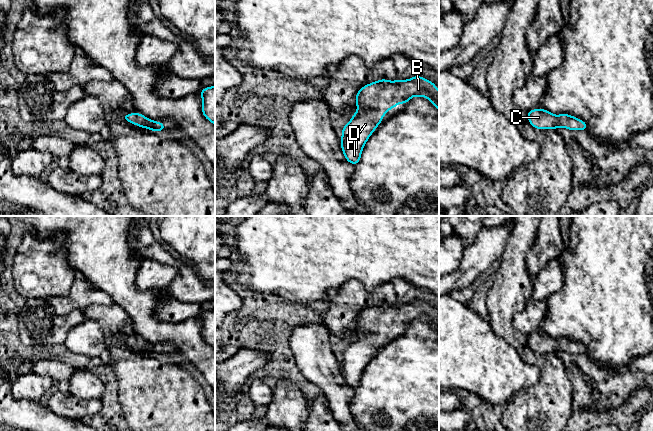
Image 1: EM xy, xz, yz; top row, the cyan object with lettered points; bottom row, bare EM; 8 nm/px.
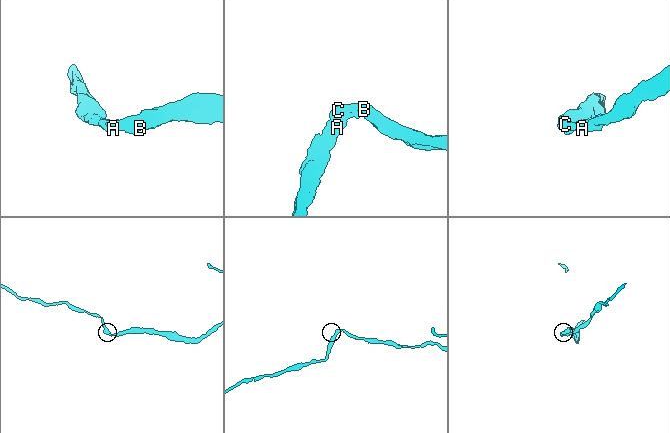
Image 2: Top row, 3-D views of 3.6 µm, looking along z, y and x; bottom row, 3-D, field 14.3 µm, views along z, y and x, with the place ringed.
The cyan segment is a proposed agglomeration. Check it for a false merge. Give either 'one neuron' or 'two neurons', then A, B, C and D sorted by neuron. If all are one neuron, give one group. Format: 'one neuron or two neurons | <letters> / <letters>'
one neuron | A B C D

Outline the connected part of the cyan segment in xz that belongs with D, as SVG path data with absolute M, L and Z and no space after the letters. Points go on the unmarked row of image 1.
M421 300L396 305L380 303L361 312L356 318L358 335L342 353L340 366L346 384L356 389L364 369L385 337L399 327L406 328L414 320L429 323L439 335L439 314Z

